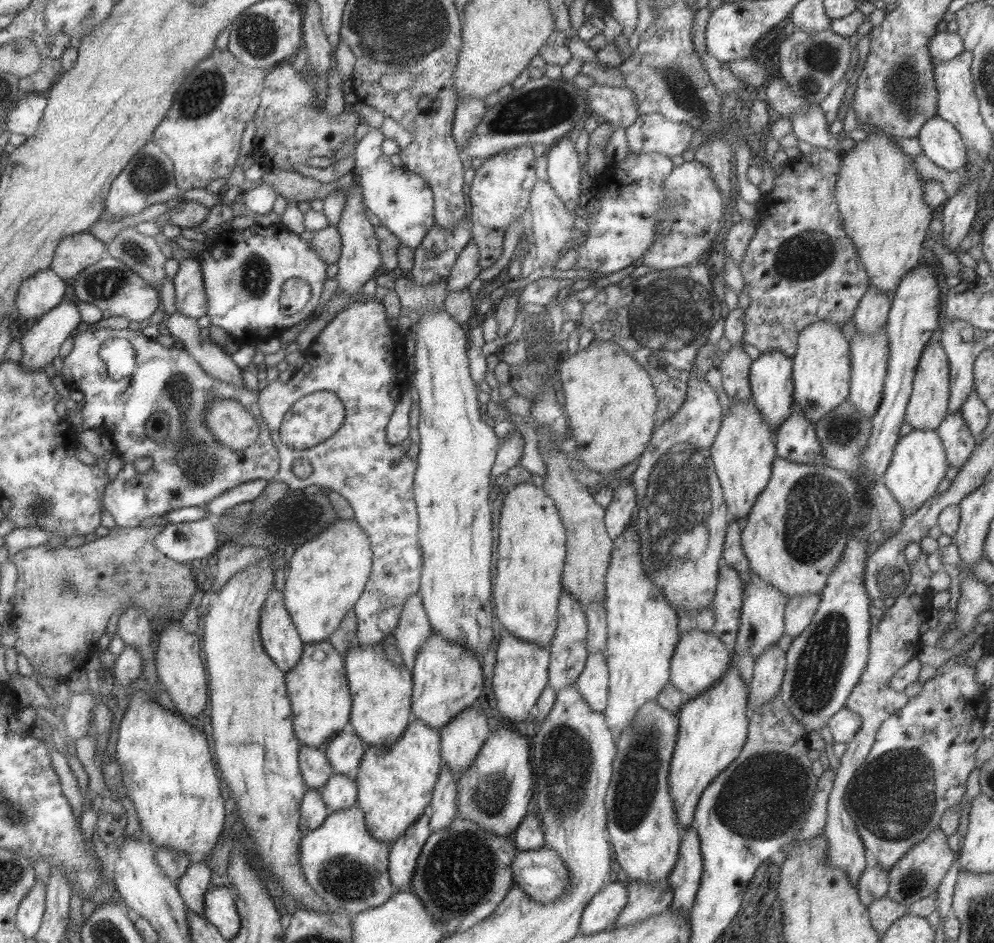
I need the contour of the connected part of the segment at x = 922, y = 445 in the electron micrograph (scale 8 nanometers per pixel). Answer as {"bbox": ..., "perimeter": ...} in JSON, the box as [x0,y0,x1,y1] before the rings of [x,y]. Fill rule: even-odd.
{"bbox":[882,429,948,509],"perimeter":[[[913,429],[909,434],[898,439],[892,460],[882,479],[888,490],[894,495],[894,498],[901,504],[901,507],[907,509],[921,505],[937,493],[938,485],[945,480],[948,465],[947,454],[940,435],[935,430]]]}

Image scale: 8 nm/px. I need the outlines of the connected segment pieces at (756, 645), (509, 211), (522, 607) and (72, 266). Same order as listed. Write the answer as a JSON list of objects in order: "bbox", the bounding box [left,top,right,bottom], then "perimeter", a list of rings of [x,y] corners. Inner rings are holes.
[{"bbox":[734,572,788,658],"perimeter":[[[752,572],[750,582],[745,584],[745,593],[740,616],[740,628],[737,635],[734,652],[739,656],[753,654],[756,658],[761,655],[768,646],[776,645],[779,638],[785,633],[785,608],[788,596],[760,580],[758,575]]]},{"bbox":[468,146,537,269],"perimeter":[[[520,146],[508,152],[500,152],[484,160],[484,163],[475,170],[468,196],[472,203],[472,241],[479,248],[479,265],[482,269],[488,268],[500,258],[505,232],[529,209],[530,193],[537,181],[535,169],[537,158],[532,147]]]},{"bbox":[493,481,567,647],"perimeter":[[[532,481],[512,486],[503,500],[498,530],[498,564],[494,582],[493,606],[496,617],[504,629],[519,639],[548,647],[557,628],[557,610],[560,596],[564,594],[562,576],[567,554],[566,529],[558,507],[545,488]]]},{"bbox":[50,231,107,282],"perimeter":[[[90,231],[65,236],[53,255],[50,269],[66,282],[70,282],[80,271],[91,264],[96,264],[107,255],[106,250],[107,244],[92,235]]]}]

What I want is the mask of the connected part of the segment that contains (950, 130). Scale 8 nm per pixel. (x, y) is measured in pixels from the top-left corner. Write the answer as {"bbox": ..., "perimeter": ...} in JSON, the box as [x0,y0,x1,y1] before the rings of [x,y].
{"bbox":[917,116,969,171],"perimeter":[[[940,116],[926,120],[917,138],[922,145],[923,154],[936,166],[947,171],[967,167],[969,151],[961,134]]]}

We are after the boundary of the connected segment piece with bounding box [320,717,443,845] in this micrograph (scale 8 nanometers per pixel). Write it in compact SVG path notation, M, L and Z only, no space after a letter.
M413 718L402 736L389 747L366 746L364 760L360 761L354 779L348 775L334 773L320 788L324 802L332 811L350 808L358 802L364 811L367 827L374 839L391 844L405 833L410 825L429 808L433 788L438 778L443 758L441 757L441 731L428 726L423 720Z

